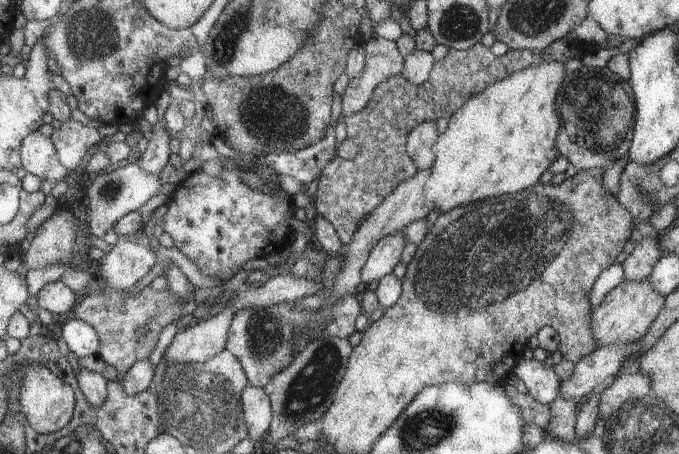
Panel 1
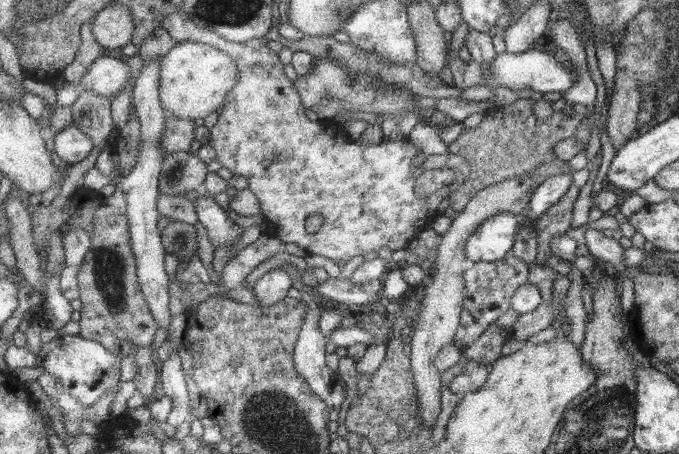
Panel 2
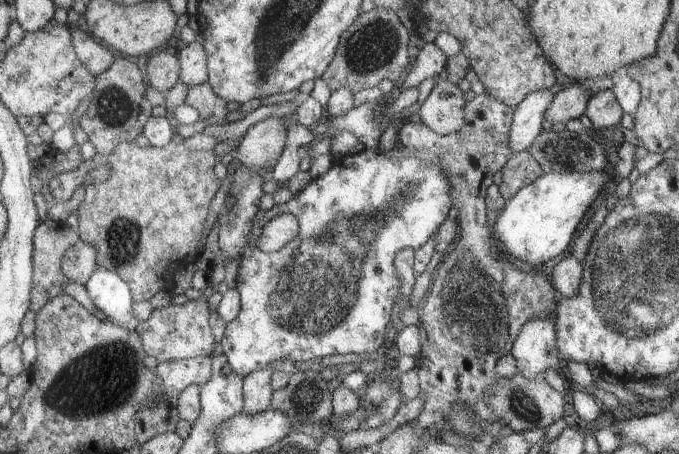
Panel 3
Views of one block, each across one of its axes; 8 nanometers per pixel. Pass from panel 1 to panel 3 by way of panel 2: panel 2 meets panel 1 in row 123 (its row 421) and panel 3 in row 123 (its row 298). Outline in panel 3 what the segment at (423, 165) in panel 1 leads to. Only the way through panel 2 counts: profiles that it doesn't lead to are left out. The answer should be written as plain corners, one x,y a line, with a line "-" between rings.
437,80
435,87
431,90
429,96
422,102
417,119
422,124
429,126
439,135
449,135
458,132
465,121
466,100
463,91
457,85
446,80

